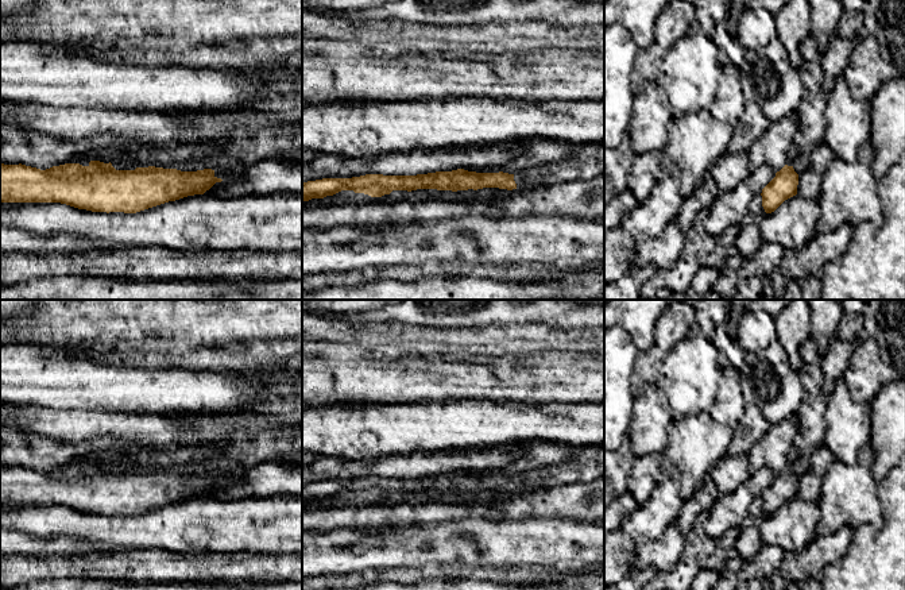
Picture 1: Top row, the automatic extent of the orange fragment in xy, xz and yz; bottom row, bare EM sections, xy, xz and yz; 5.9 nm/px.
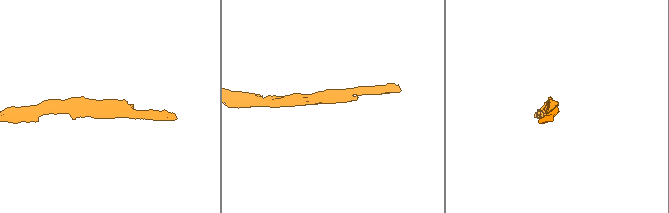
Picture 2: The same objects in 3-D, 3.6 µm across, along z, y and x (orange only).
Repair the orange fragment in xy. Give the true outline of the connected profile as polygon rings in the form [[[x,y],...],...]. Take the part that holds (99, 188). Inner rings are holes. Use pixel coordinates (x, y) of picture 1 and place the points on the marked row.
[[[90,161],[88,166],[65,163],[40,170],[22,163],[0,163],[0,203],[61,203],[92,212],[136,213],[187,196],[204,194],[216,182],[237,177],[233,167],[181,171],[148,166],[116,170],[111,162]]]

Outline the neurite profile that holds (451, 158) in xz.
[[[464,146],[415,149],[378,157],[352,158],[341,154],[317,154],[302,165],[302,182],[322,178],[352,178],[366,174],[417,176],[452,171],[460,167],[494,167],[508,163],[522,149],[504,150],[500,146]]]

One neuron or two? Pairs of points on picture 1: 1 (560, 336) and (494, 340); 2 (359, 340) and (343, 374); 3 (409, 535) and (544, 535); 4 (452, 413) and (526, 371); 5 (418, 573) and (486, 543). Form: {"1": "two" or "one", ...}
{"1": "one", "2": "two", "3": "one", "4": "two", "5": "two"}

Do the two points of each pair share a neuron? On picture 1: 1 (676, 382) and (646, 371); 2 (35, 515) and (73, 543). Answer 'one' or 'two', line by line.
1: two
2: two

